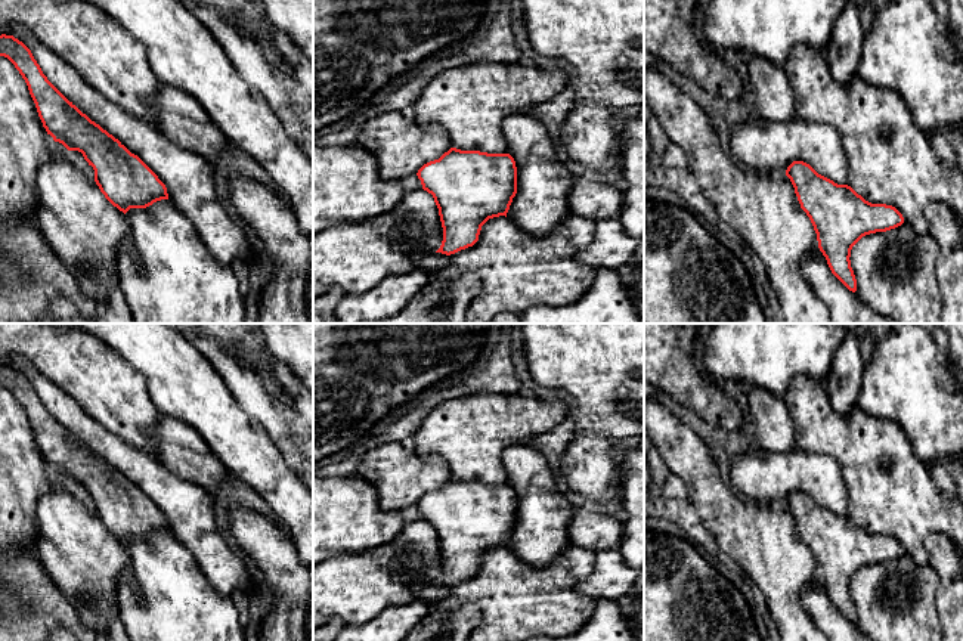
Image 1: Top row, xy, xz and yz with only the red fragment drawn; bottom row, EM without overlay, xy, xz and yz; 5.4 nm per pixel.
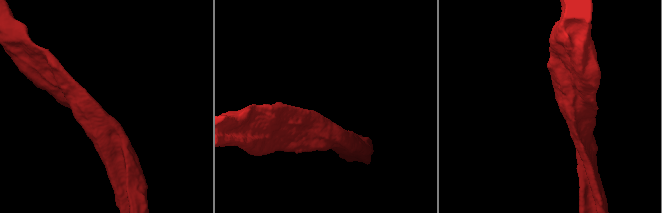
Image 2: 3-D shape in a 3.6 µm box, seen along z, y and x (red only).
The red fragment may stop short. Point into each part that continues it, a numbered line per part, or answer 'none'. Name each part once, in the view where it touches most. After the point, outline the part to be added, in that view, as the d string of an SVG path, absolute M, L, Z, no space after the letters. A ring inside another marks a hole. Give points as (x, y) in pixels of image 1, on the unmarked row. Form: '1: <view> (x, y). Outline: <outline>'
none

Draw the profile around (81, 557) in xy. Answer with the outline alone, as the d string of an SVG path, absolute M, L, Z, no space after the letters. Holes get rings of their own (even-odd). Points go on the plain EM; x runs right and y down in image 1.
M52 487L41 496L35 520L35 557L75 607L80 622L109 634L118 611L118 583L130 566L126 545L66 489Z

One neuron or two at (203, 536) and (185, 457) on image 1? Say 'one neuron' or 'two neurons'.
one neuron

